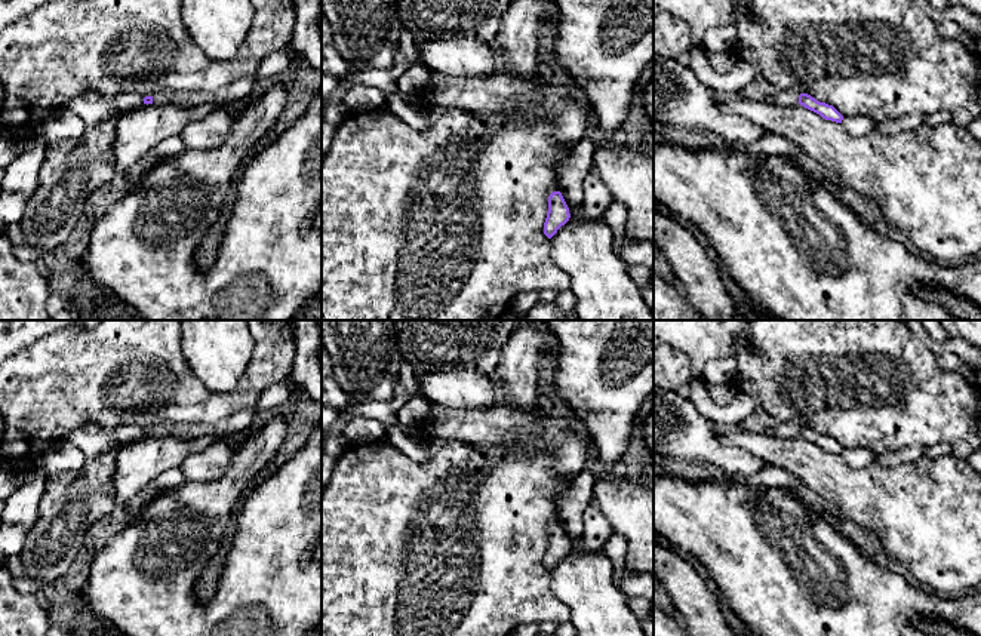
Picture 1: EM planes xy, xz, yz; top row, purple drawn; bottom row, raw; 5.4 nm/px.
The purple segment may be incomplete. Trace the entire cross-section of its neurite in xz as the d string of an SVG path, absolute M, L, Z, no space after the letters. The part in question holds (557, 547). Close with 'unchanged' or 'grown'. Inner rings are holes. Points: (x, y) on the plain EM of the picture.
M582 470L573 477L571 489L556 501L559 522L548 529L544 566L551 571L569 550L569 541L582 535L584 511L593 503L596 476Z; grown

